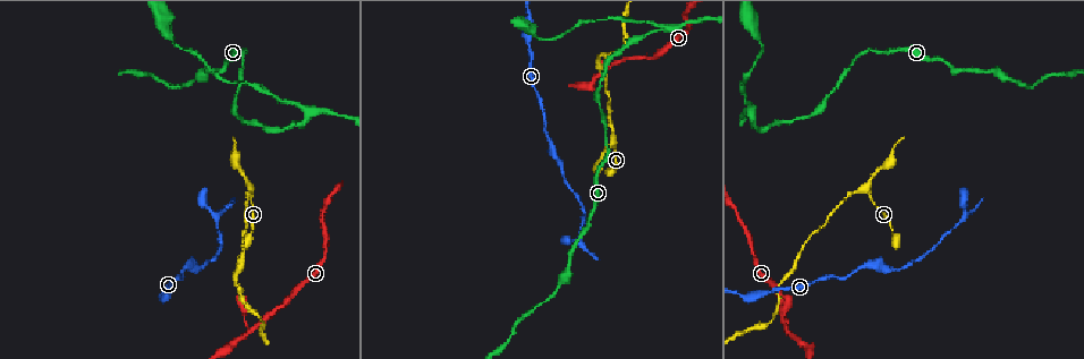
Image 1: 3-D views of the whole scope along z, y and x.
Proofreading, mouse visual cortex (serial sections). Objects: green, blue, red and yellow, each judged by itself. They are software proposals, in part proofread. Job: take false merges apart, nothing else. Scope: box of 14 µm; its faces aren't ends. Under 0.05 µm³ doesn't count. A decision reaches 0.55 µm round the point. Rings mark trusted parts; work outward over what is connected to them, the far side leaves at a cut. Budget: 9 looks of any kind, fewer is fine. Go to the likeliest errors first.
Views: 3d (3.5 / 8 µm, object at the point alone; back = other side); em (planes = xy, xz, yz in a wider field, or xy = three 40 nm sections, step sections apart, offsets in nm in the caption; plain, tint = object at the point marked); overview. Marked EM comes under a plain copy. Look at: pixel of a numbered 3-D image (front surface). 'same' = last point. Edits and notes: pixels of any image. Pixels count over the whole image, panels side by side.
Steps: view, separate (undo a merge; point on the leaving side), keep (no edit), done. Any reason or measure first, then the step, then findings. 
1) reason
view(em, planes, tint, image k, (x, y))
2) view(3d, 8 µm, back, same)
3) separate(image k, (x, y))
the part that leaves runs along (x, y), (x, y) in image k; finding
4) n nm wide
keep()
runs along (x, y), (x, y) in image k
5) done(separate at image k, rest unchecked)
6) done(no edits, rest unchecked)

two arms in line, one across
view(3d, 8 µm, image 1, (789, 332))

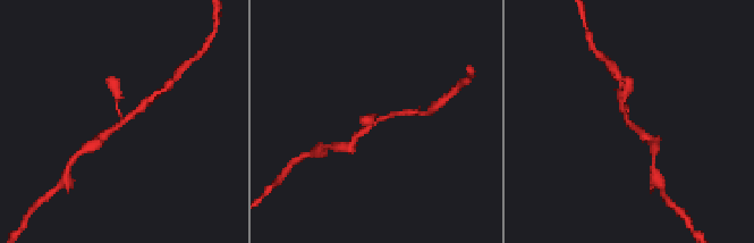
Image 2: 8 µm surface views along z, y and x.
3 arms; arms of 150, 150, 200 nm; need the tissue
view(em, xy, step 3, tint, image 2, (123, 122))

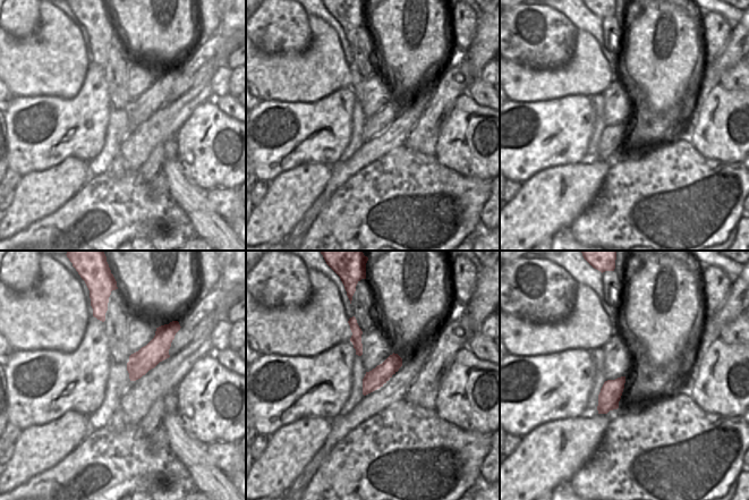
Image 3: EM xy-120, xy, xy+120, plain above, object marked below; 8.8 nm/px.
keep()
all the same cell

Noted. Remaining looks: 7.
thin neck
view(3d, 3.5 µm, image 1, (753, 115))

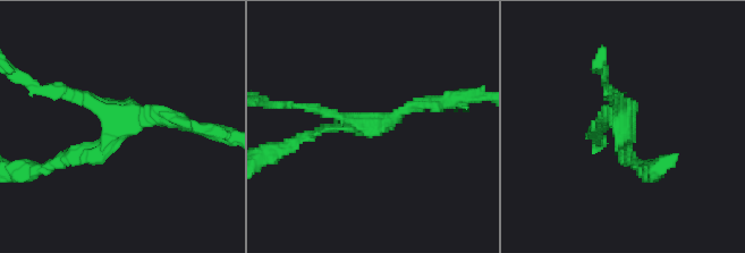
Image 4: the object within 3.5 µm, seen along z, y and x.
3 arms; arms of 150, 150, 200 nm
view(em, xy, step 3, tint, image 4, (622, 123))

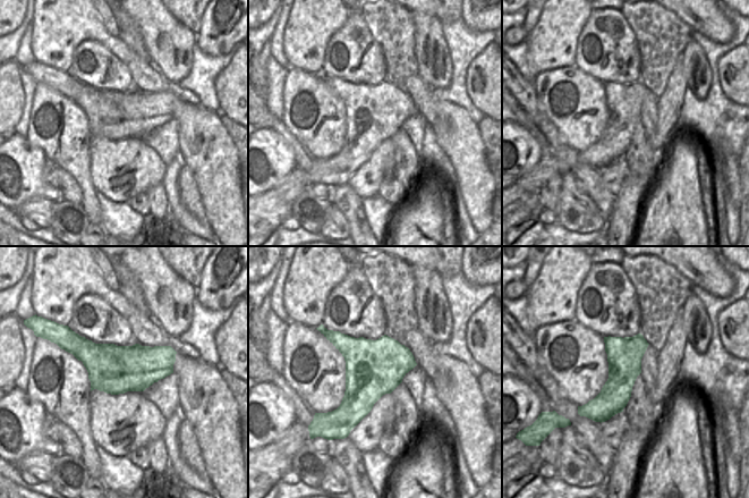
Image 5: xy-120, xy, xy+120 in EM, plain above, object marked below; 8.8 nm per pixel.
500 nm wide
keep()
runs along (634, 161), (608, 89) in image 4; all the same cell

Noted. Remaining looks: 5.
view(3d, 8 µm, image 1, (963, 207))

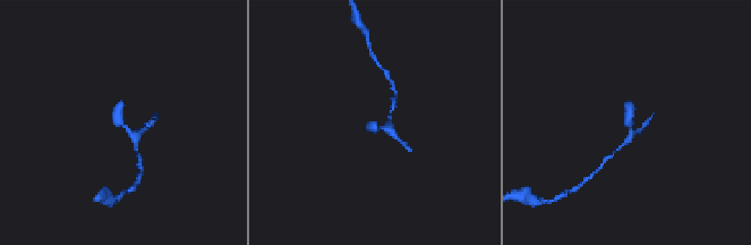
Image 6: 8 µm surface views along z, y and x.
view(em, xy, step 2, tint, image 6, (126, 127))

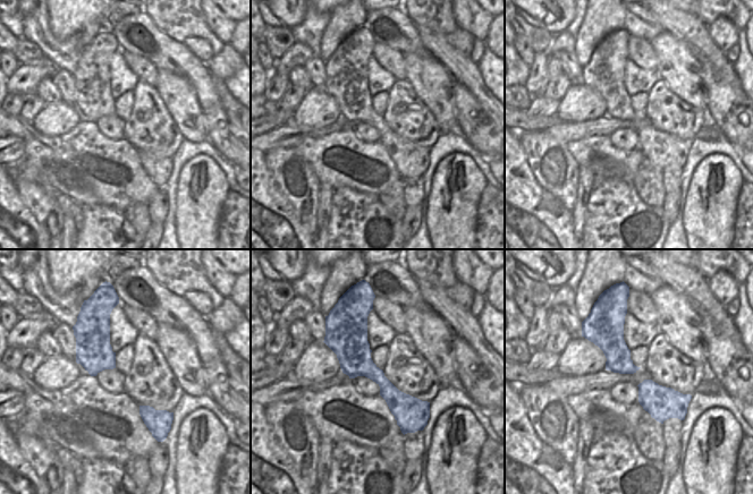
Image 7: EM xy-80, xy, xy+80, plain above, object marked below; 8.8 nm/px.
keep()
runs along (364, 318), (360, 359), (405, 428) in image 7; one cell here

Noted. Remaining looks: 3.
three-way junction
view(3d, 3.5 µm, image 1, (865, 189))

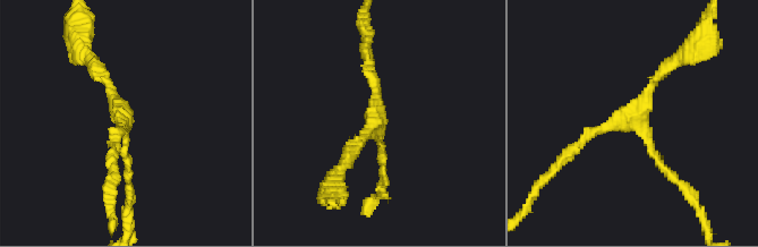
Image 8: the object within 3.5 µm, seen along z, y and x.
3 arms; arms of 100, 150, 150 nm
view(em, xy, step 5, tint, image 8, (375, 118))

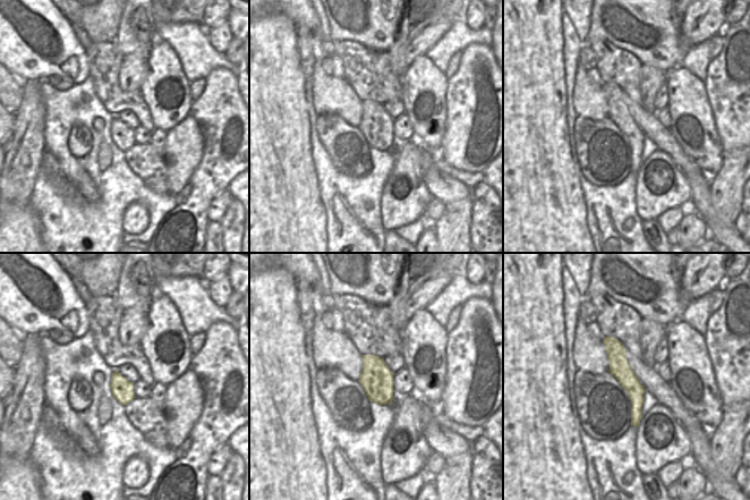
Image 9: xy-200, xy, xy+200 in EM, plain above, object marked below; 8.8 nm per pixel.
keep()
runs along (607, 339), (636, 390), (636, 422) in image 9; continuous, no second cell

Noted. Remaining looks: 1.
done(no edits, rest unchecked)

